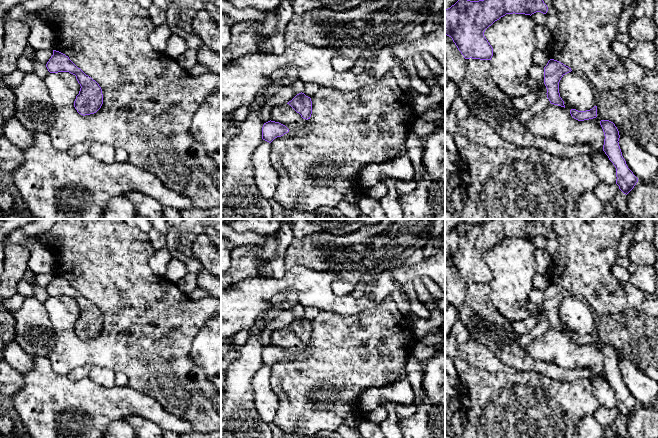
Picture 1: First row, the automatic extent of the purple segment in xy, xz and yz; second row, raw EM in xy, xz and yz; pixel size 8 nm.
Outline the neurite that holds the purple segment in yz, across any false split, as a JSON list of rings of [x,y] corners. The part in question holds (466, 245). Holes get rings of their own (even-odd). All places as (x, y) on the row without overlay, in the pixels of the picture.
[[[491,219],[479,225],[460,222],[445,234],[445,258],[452,262],[465,283],[491,284],[493,272],[484,260],[485,254],[506,238],[532,239],[536,236],[546,238],[547,229],[537,219]]]

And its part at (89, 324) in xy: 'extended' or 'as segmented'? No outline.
as segmented

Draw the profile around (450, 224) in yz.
[[[445,219],[445,234],[454,229],[463,219]]]

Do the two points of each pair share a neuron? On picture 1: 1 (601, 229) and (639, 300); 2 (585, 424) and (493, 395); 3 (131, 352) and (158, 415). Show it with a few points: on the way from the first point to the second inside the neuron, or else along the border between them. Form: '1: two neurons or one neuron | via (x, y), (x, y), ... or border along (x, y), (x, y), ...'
1: one neuron | via (596, 249), (596, 268), (619, 291)
2: two neurons | border along (592, 414), (585, 415), (579, 421), (577, 427)
3: two neurons | border along (129, 385), (152, 396), (167, 411)

